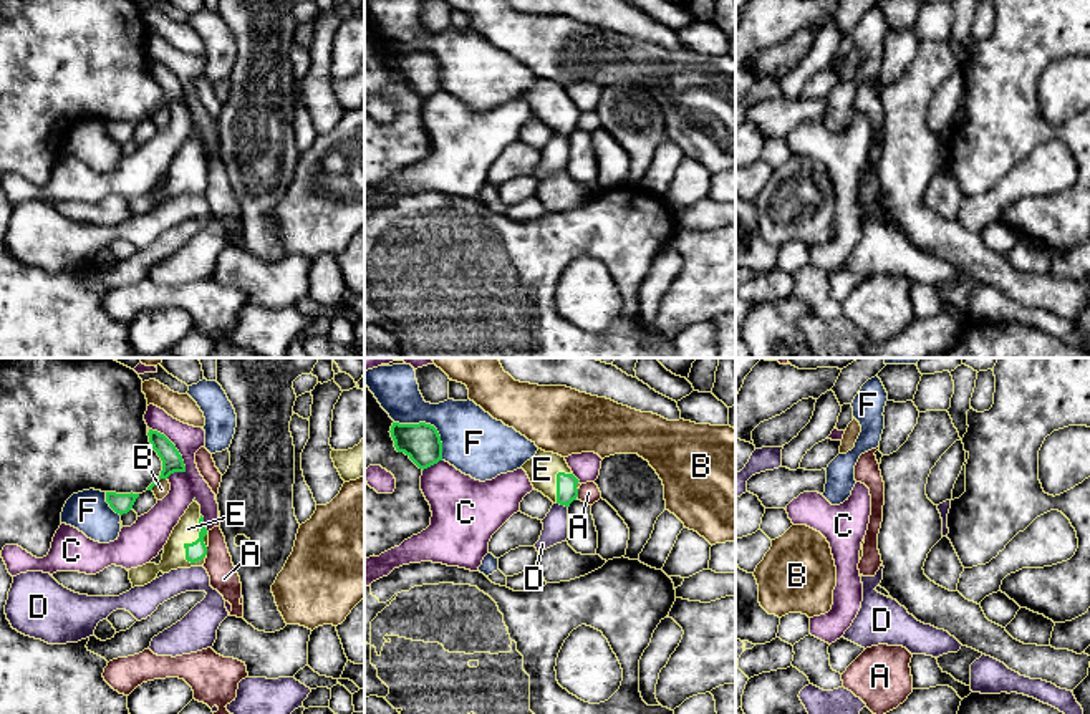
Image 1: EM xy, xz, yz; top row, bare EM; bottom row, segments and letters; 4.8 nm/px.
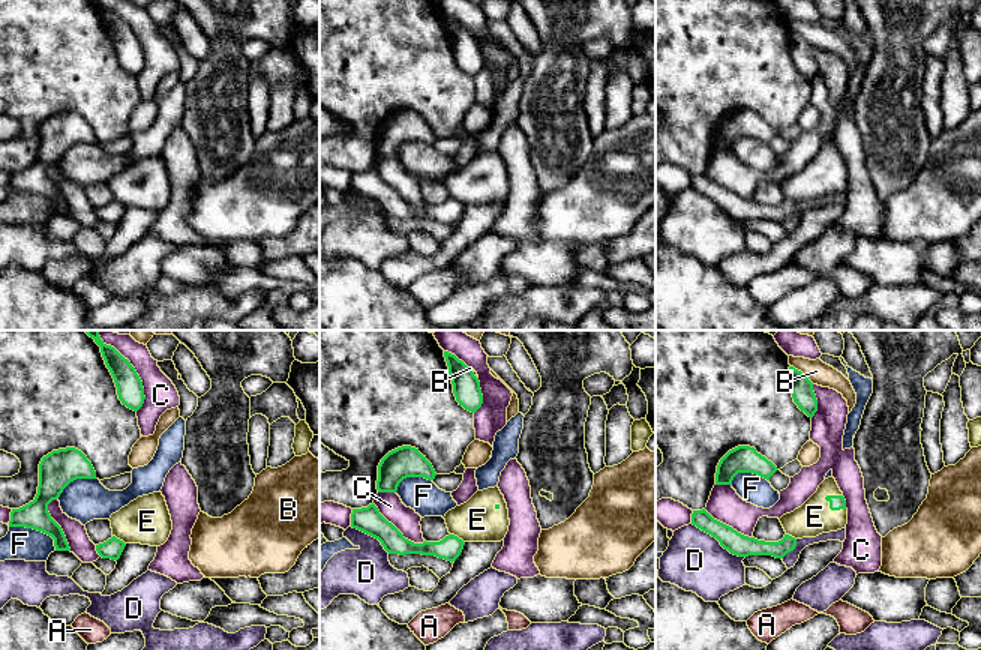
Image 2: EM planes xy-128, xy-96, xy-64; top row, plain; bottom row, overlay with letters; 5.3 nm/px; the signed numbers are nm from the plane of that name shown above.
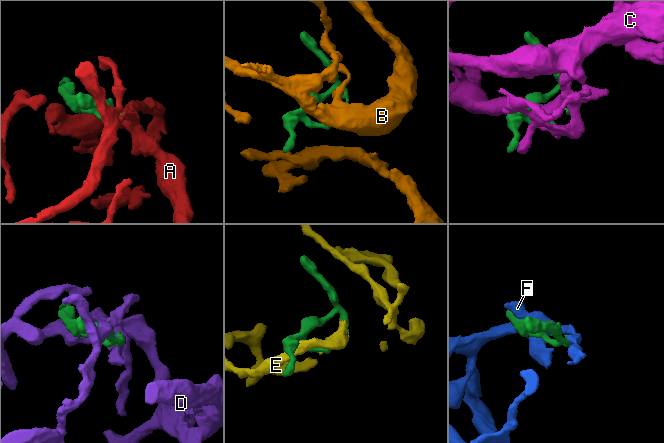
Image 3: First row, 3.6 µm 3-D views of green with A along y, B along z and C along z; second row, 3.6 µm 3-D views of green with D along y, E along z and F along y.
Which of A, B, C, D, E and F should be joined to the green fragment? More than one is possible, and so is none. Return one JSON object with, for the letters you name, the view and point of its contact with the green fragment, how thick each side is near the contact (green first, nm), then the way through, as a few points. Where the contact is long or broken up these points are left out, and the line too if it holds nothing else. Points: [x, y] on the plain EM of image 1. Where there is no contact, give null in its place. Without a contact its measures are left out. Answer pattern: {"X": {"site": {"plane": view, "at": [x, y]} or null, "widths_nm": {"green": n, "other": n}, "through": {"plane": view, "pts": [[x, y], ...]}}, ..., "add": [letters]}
{"E": {"site": {"plane": "xy", "at": [192, 171]}, "widths_nm": {"green": 90, "other": 120}}, "add": ["E"]}

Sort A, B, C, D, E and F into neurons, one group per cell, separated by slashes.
A / B / C / D / E / F

